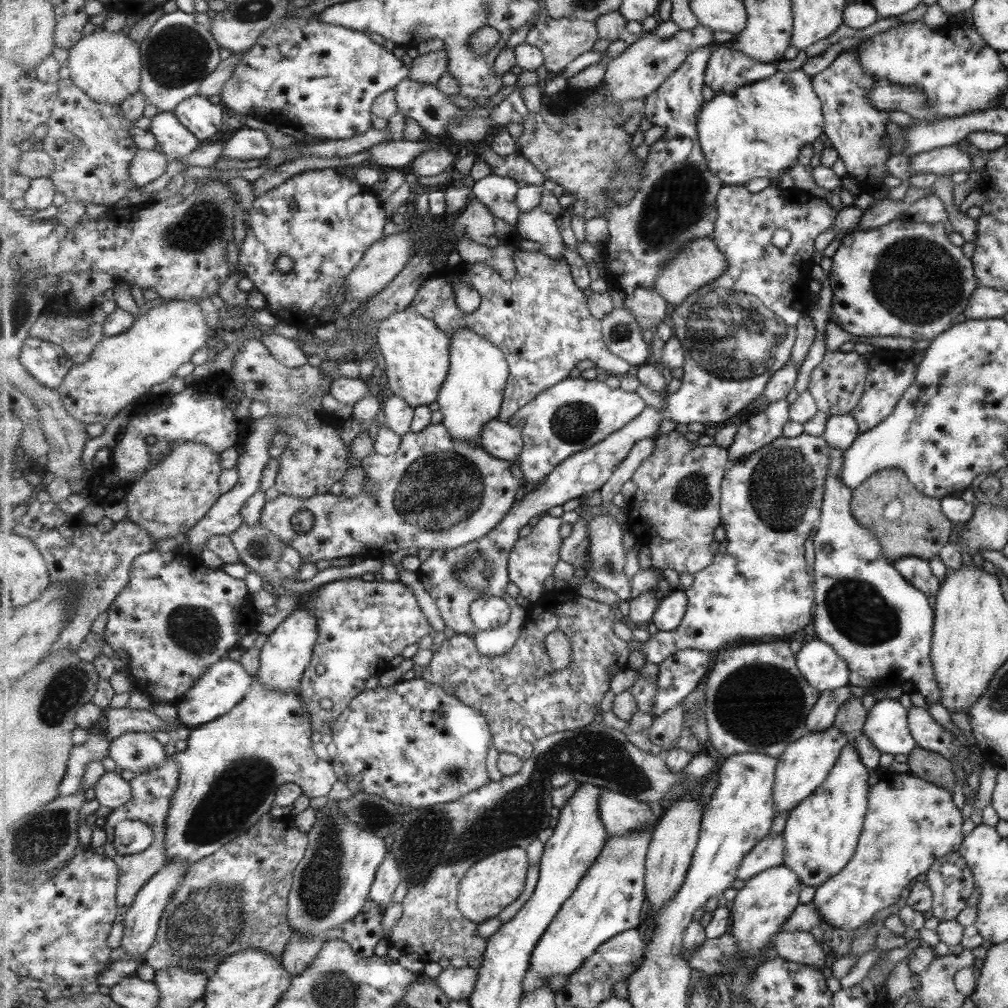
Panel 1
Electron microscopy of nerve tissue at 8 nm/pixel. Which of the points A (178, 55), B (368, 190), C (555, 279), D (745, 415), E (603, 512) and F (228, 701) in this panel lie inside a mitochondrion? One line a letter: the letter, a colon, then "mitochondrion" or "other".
A: mitochondrion
B: other
C: other
D: other
E: other
F: other

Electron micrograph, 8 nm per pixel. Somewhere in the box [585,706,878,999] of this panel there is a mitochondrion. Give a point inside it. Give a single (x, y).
(605, 972)

